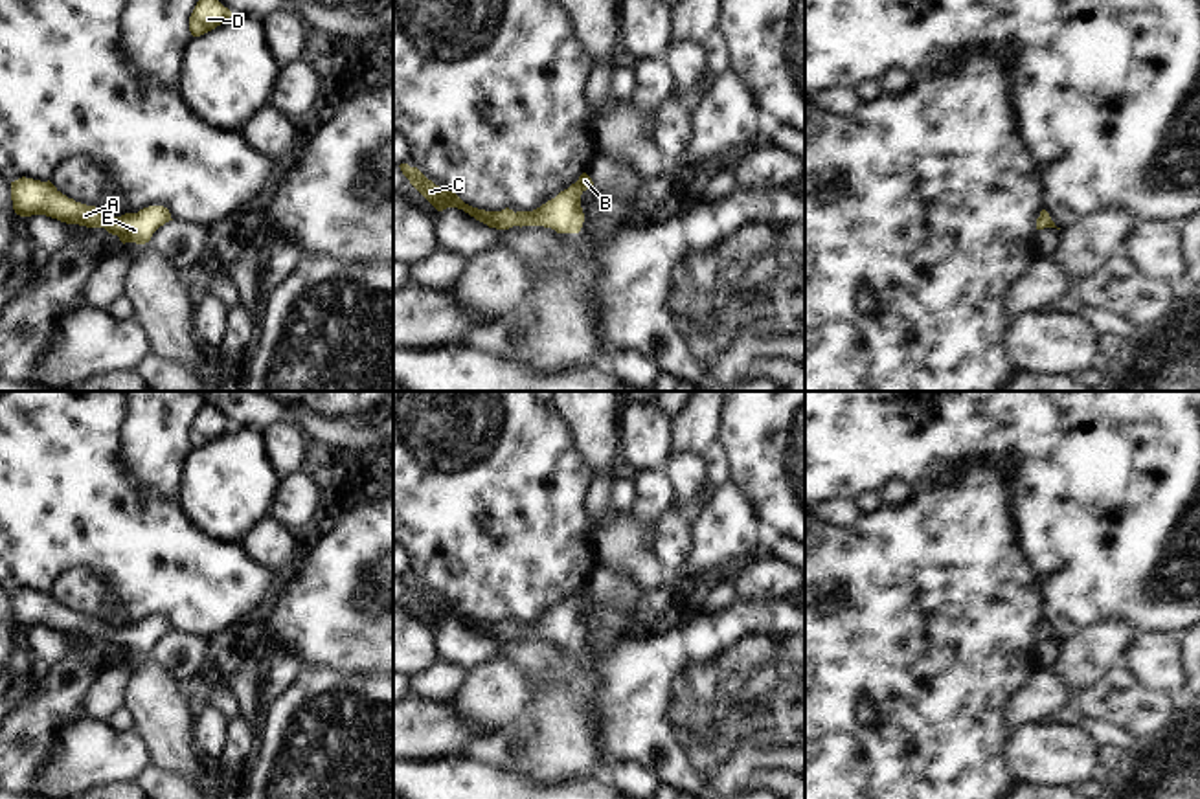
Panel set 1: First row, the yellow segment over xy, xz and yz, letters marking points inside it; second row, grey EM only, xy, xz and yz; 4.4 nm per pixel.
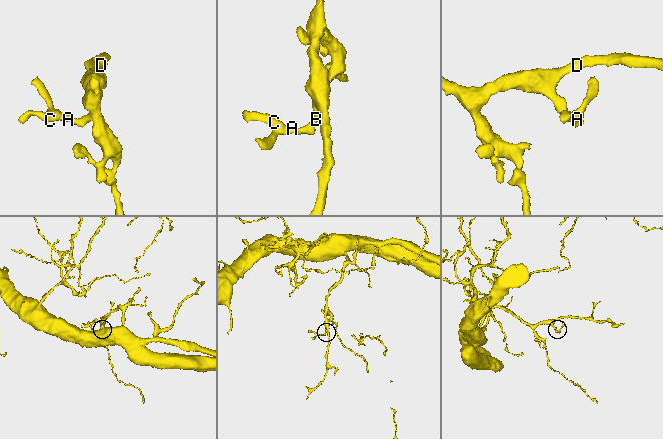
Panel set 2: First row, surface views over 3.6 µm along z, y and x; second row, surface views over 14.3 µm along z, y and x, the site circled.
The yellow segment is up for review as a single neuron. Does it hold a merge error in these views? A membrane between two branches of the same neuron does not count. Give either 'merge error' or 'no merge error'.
no merge error

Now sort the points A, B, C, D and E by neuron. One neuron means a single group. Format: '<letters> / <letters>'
A B C D E

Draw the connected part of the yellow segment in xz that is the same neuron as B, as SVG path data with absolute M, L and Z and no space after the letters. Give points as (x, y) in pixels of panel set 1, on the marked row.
M408 163L399 165L410 184L437 209L458 208L474 217L476 220L496 230L509 230L513 226L544 226L557 233L579 233L584 222L581 208L581 195L594 187L592 178L583 173L575 184L560 191L555 198L548 200L533 211L485 211L465 204L454 191L436 186L417 167Z

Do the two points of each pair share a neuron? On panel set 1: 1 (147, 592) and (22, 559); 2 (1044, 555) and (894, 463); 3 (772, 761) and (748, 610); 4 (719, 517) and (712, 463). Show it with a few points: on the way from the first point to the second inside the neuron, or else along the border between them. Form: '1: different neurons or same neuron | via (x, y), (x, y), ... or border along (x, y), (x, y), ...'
1: same neuron | via (116, 561), (111, 555), (54, 555)
2: same neuron | via (1042, 496), (1042, 467), (1017, 441), (952, 441)
3: same neuron | via (774, 724), (774, 708), (761, 673), (761, 647)
4: different neurons | border along (728, 480), (715, 491), (691, 524)

